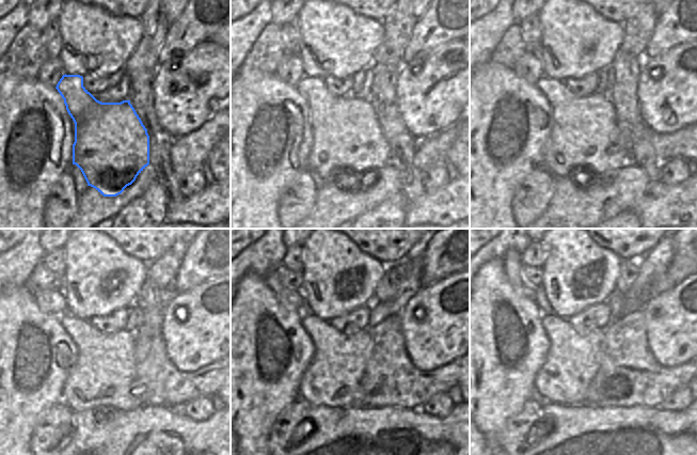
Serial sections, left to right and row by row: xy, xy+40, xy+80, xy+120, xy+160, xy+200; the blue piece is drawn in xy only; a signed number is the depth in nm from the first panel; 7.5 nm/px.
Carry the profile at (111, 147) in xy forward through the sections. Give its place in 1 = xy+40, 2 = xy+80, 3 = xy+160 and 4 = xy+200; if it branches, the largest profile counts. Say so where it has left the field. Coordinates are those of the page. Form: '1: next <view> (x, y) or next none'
1: next xy+40 (347, 137)
2: next xy+80 (584, 127)
3: next xy+160 (333, 378)
4: next xy+200 (573, 358)

